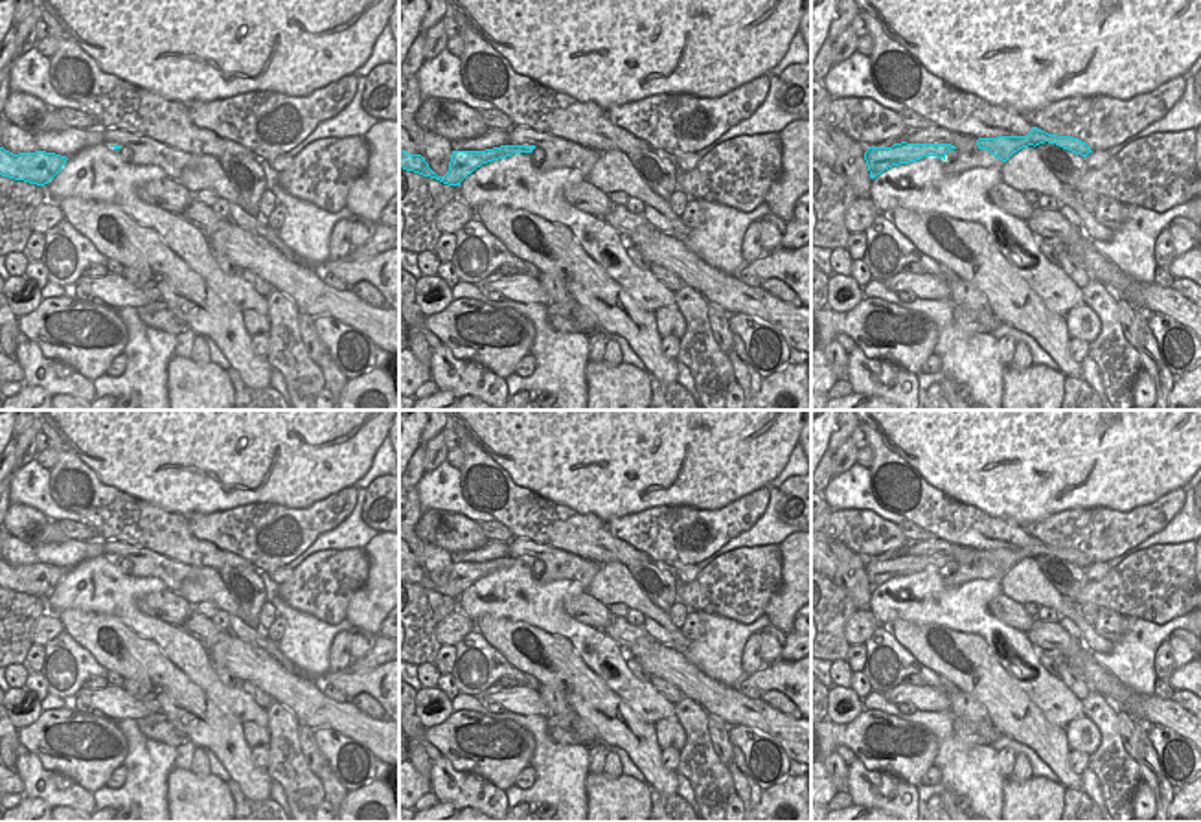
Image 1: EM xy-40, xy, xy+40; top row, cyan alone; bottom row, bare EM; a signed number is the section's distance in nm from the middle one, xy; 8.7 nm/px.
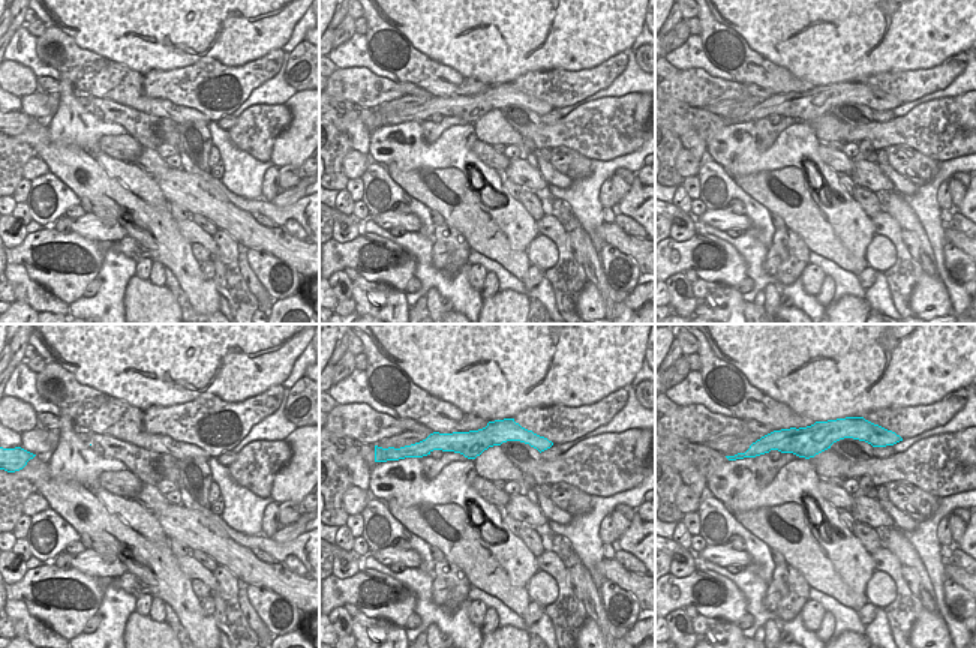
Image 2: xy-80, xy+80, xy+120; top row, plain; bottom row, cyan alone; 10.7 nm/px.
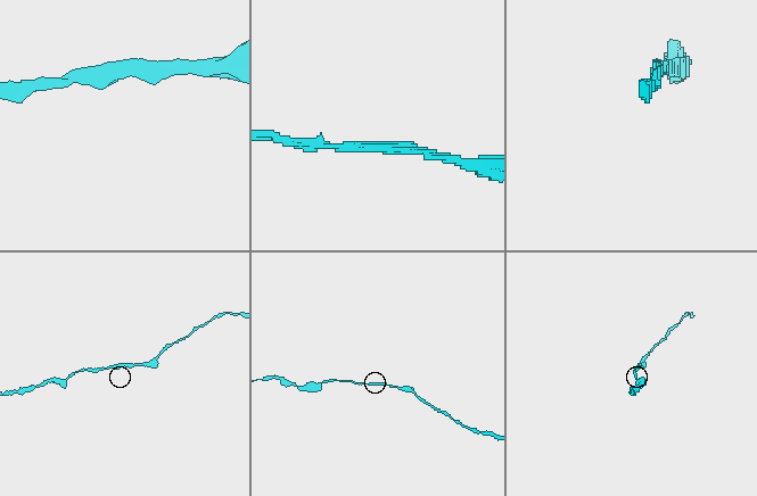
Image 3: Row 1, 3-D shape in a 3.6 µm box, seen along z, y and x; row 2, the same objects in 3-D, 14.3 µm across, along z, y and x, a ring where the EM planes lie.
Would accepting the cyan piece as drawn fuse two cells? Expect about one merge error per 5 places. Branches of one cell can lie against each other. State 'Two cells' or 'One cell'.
One cell

